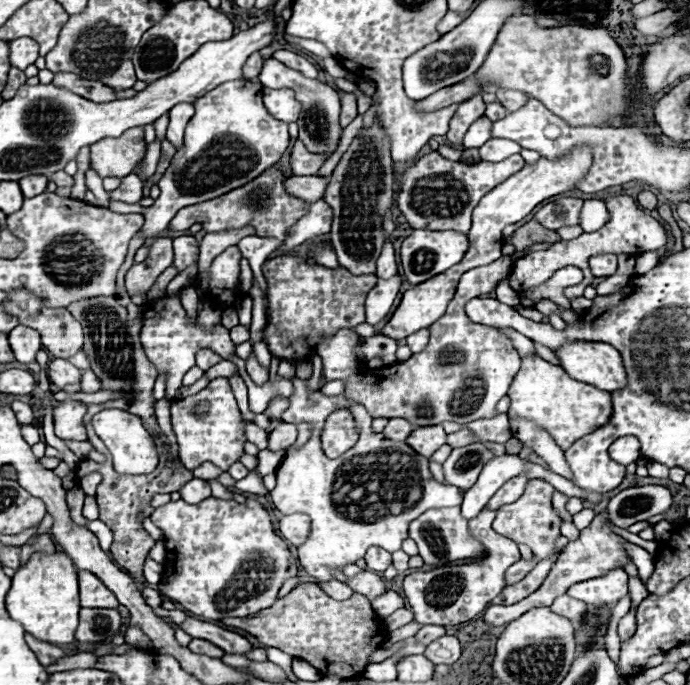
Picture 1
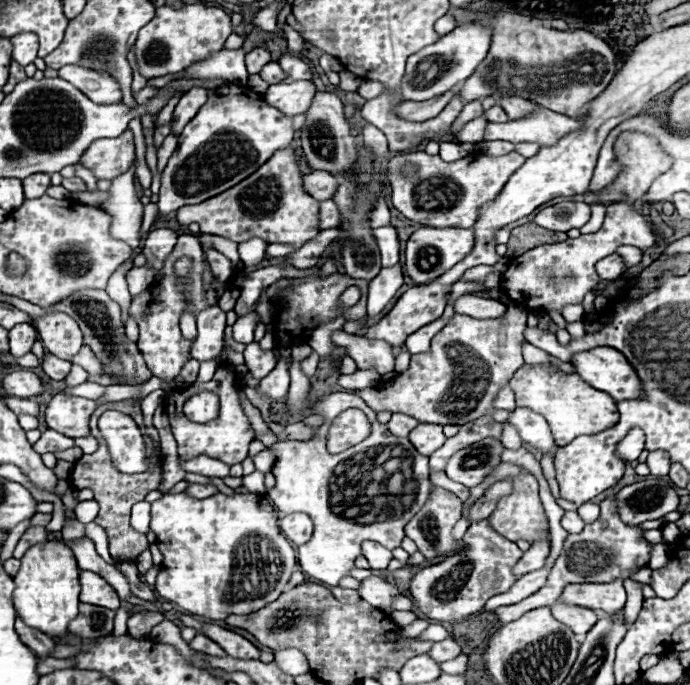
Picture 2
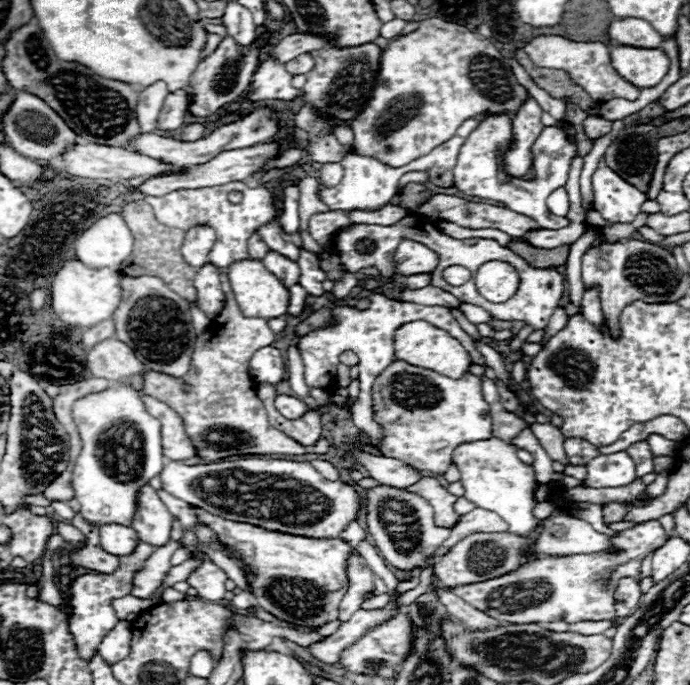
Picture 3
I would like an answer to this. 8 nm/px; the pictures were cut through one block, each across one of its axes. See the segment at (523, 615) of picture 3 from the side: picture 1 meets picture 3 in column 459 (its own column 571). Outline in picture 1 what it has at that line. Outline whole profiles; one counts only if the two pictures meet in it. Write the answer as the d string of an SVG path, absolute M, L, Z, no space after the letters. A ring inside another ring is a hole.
M614 568L600 578L570 586L568 594L586 604L616 604L624 594L628 594L628 574L622 568Z

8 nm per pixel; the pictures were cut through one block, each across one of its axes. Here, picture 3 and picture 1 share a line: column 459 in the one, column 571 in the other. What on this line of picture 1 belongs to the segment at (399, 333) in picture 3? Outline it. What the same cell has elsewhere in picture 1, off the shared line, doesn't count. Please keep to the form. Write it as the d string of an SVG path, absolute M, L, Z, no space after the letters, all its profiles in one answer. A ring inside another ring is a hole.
M568 342L562 344L554 354L560 366L574 378L600 390L614 392L626 386L626 372L622 358L614 346L604 342Z

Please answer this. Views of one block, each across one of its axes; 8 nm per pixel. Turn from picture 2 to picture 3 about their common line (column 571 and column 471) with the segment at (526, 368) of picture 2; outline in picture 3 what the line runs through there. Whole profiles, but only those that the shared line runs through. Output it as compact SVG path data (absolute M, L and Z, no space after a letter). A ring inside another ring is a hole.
M392 362L382 376L374 380L372 400L376 410L376 422L382 426L382 442L374 446L382 456L404 460L426 474L444 474L452 462L452 452L462 442L486 440L492 438L492 420L490 408L480 392L480 378L466 372L462 378L446 378L434 370L424 370L418 366L410 366L406 362Z

